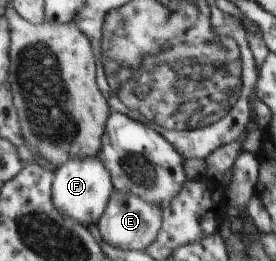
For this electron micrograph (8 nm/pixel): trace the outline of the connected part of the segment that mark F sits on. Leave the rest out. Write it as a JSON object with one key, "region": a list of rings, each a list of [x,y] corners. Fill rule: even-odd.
{"region":[[[74,158],[54,169],[52,197],[54,207],[66,218],[77,221],[83,226],[96,226],[107,208],[111,193],[114,191],[109,171],[96,158]]]}

